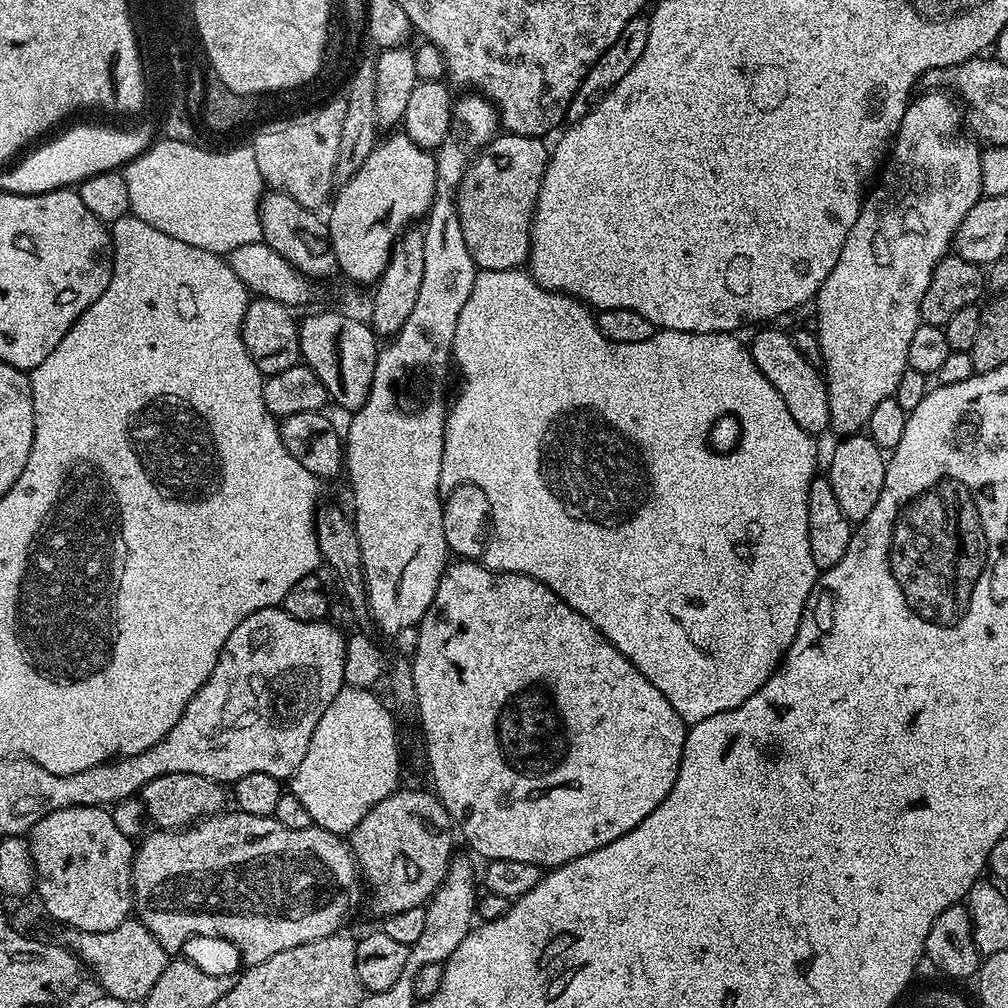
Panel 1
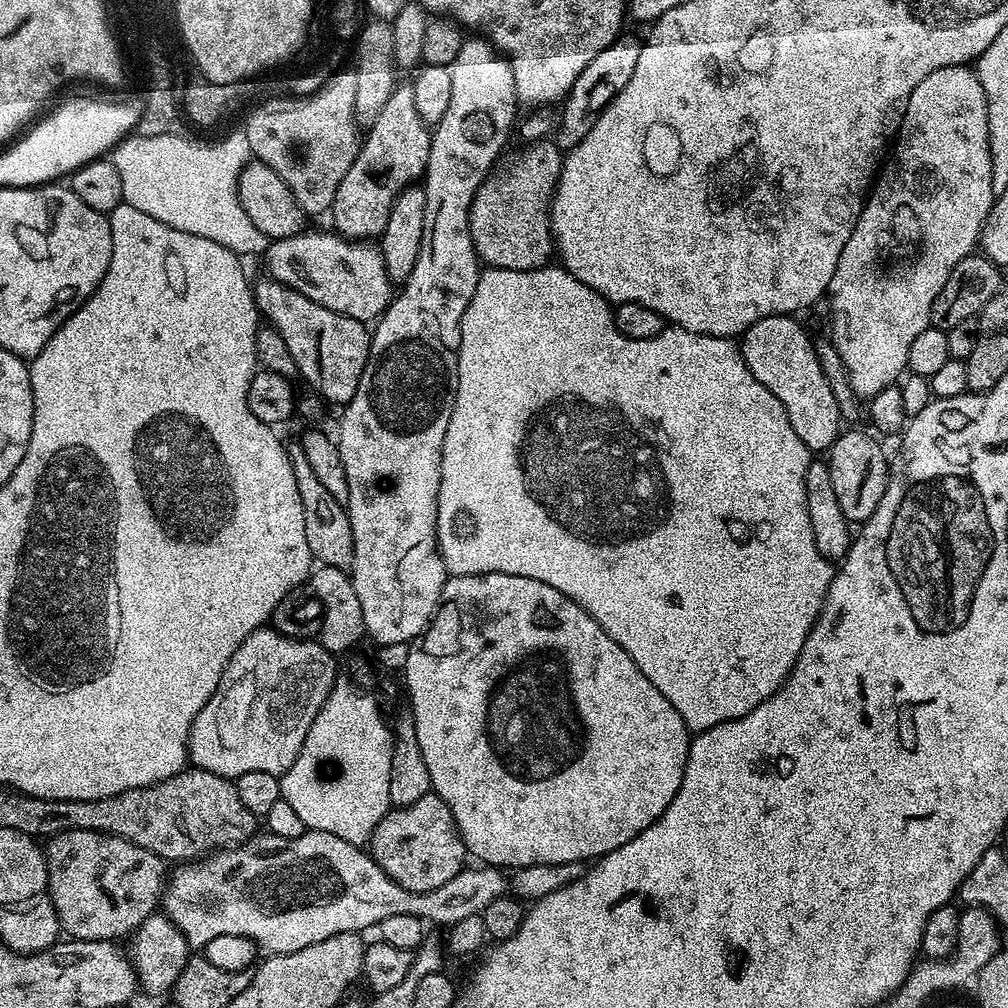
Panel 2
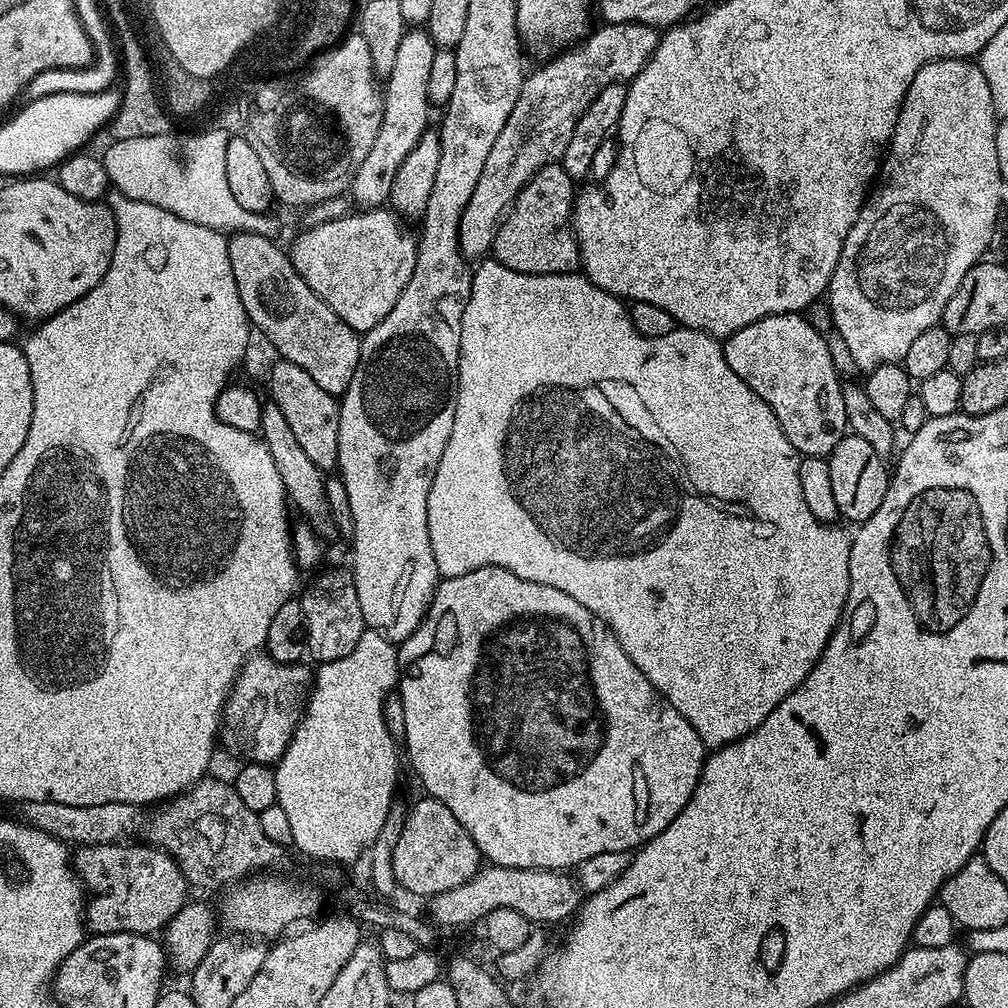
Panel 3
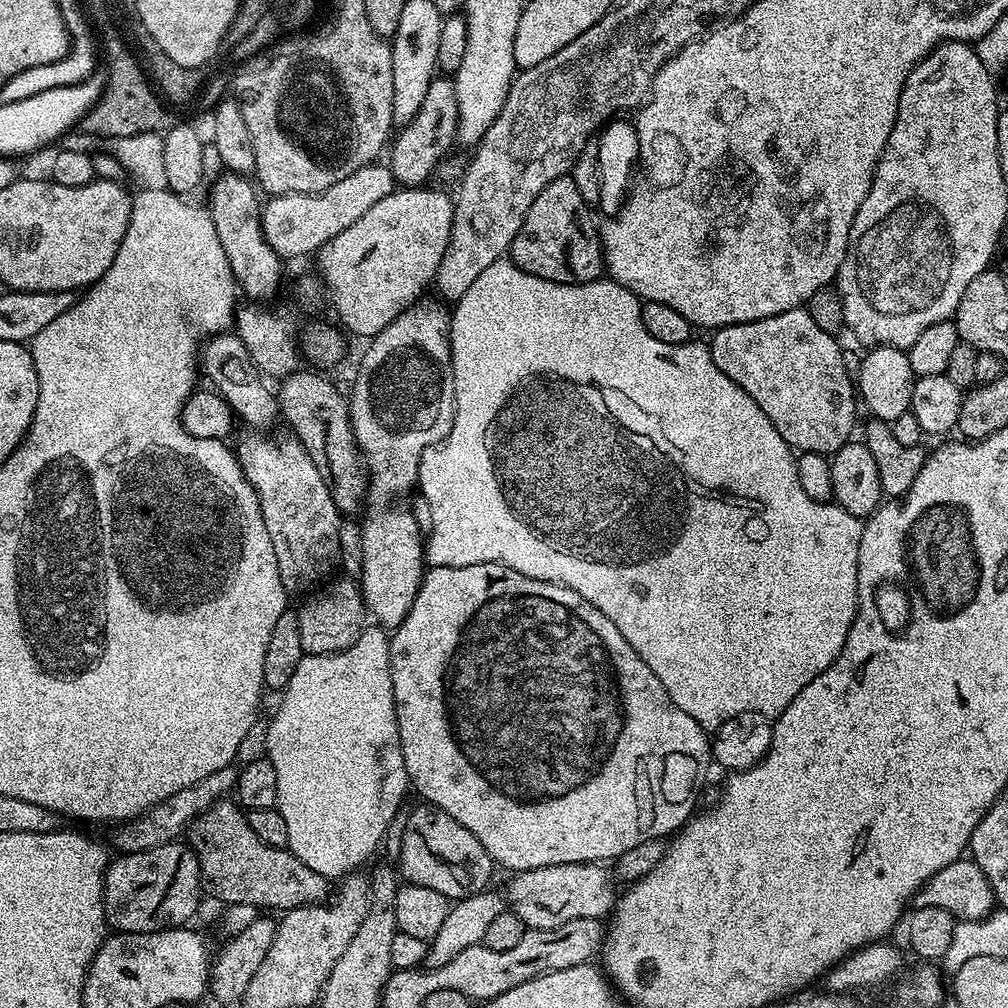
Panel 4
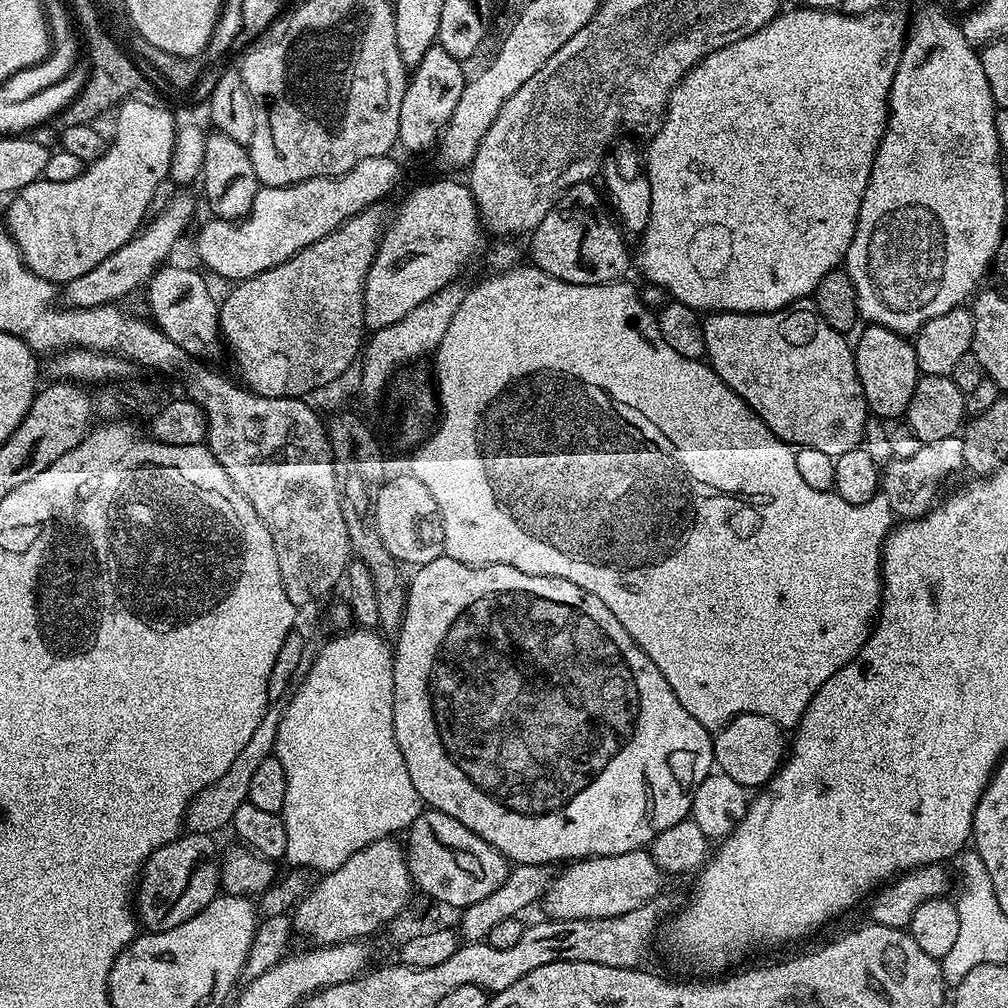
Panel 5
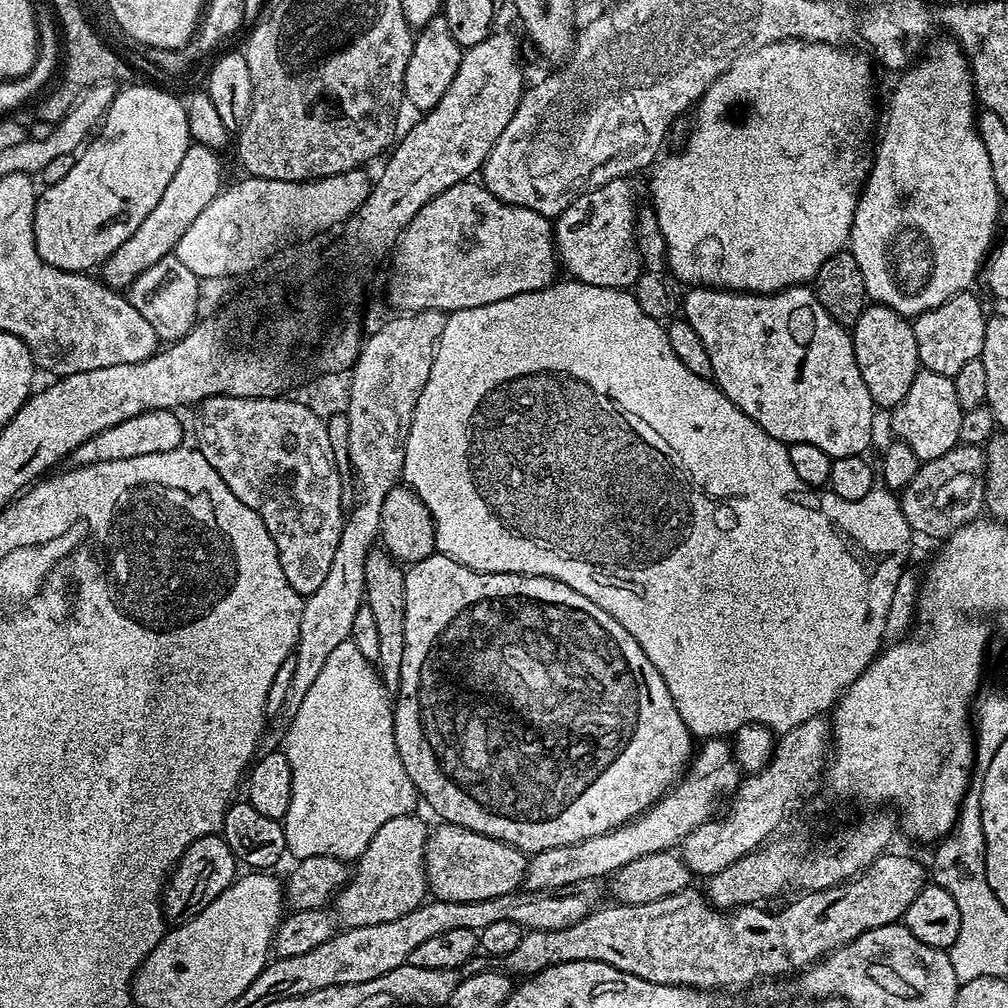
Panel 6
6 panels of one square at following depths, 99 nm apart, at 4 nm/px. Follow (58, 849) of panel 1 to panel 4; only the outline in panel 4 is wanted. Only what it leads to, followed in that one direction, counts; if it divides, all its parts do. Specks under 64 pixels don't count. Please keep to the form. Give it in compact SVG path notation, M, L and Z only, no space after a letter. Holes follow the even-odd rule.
M184 842L117 855L104 871L104 916L117 933L161 932L163 928L187 925L191 921L188 919L200 908L200 896L202 897L200 863L196 853Z

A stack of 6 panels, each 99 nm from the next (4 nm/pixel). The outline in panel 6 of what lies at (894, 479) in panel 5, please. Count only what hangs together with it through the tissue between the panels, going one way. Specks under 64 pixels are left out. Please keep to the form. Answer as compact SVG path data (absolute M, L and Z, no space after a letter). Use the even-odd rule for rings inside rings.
M957 444L942 458L934 458L921 463L918 474L910 478L910 482L899 493L898 499L902 506L902 514L906 514L906 522L912 527L913 533L933 536L937 542L943 542L962 526L977 519L985 511L984 507L984 465L986 452L983 447L975 444Z

